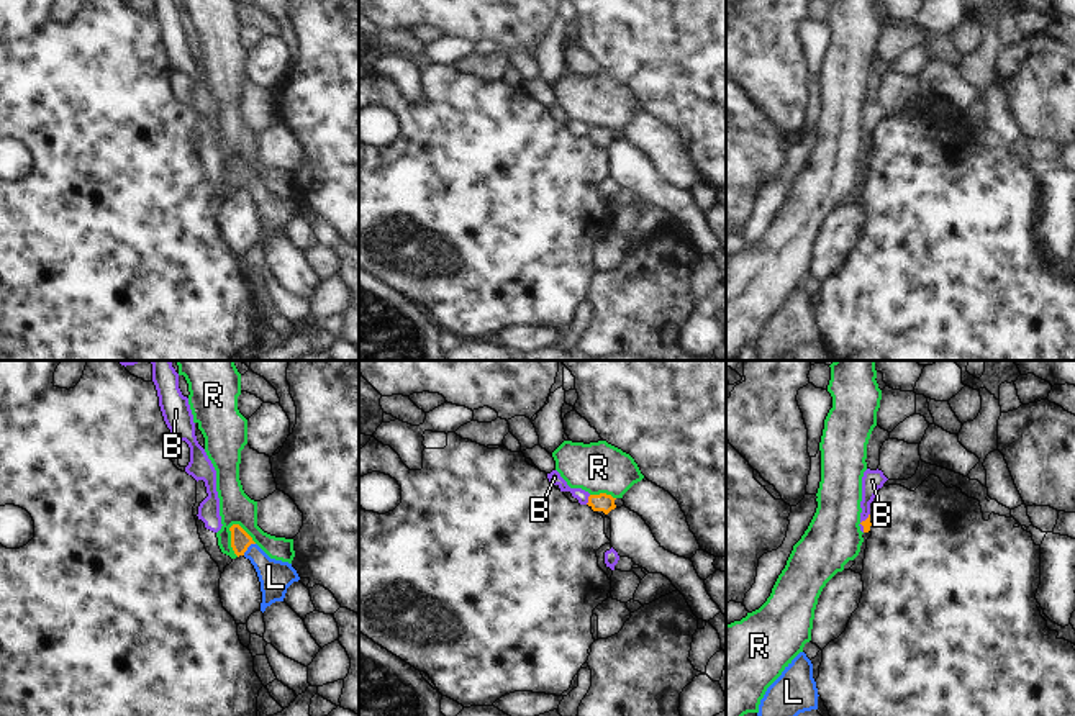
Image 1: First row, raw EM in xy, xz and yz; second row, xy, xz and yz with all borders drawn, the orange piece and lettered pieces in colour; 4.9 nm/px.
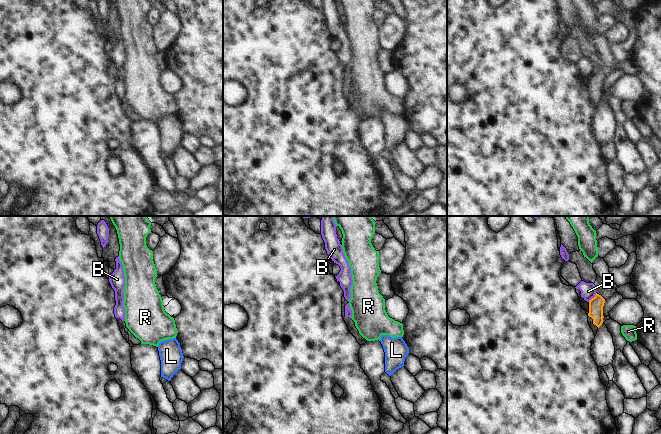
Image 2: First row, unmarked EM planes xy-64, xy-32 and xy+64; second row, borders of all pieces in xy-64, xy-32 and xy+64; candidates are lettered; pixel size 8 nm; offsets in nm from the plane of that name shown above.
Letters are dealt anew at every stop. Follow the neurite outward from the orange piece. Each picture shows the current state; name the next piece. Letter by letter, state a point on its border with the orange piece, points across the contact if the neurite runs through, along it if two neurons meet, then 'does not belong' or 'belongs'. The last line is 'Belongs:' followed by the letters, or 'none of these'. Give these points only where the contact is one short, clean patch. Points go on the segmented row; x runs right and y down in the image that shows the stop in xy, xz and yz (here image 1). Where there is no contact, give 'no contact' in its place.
B: xz (589, 500) | along xz (590, 495), (585, 503) | does not belong
L: xy (248, 546) | across xy (240, 539), (248, 546), (276, 577) | belongs
R: xy (243, 530) | along xy (228, 528), (238, 525), (256, 543) | does not belong
Belongs: L

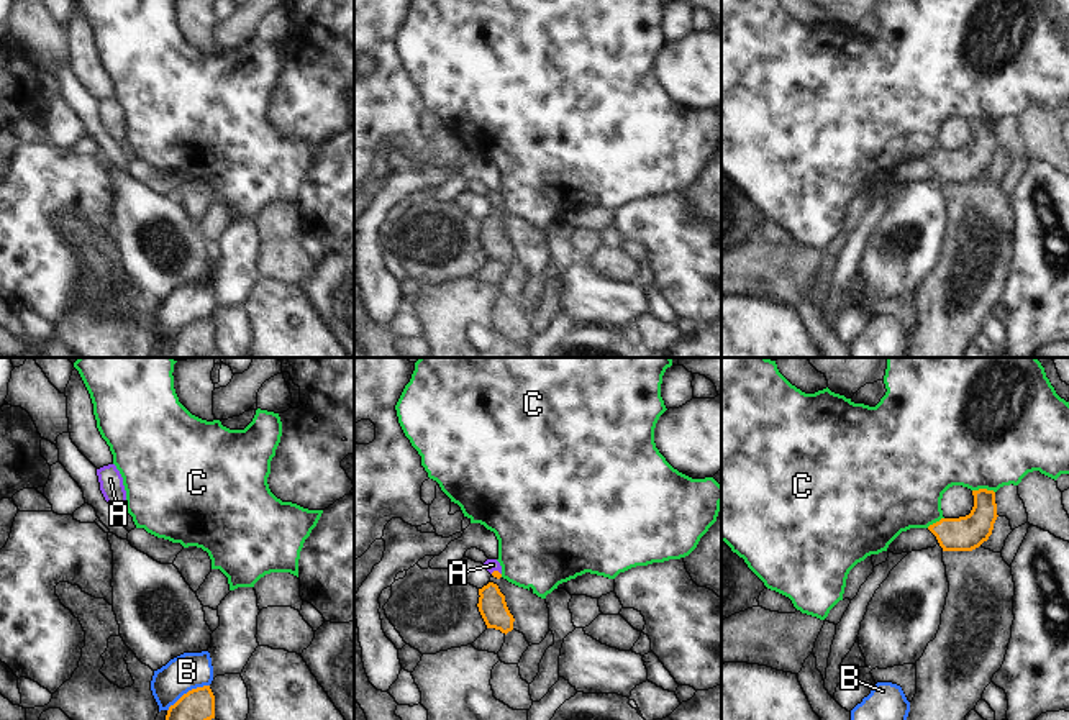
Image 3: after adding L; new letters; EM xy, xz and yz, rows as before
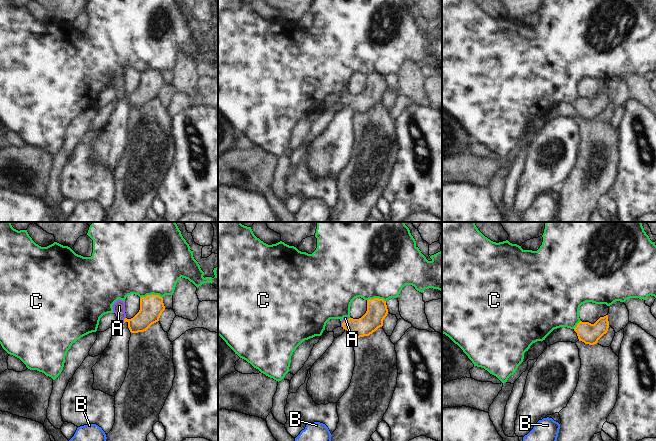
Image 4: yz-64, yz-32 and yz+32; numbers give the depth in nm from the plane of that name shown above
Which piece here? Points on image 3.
A: xz (495, 571) | across xz (497, 574), (495, 571), (492, 565) | belongs
B: xy (189, 691) | does not belong
C: yz (984, 489) | does not belong
Belongs: A

